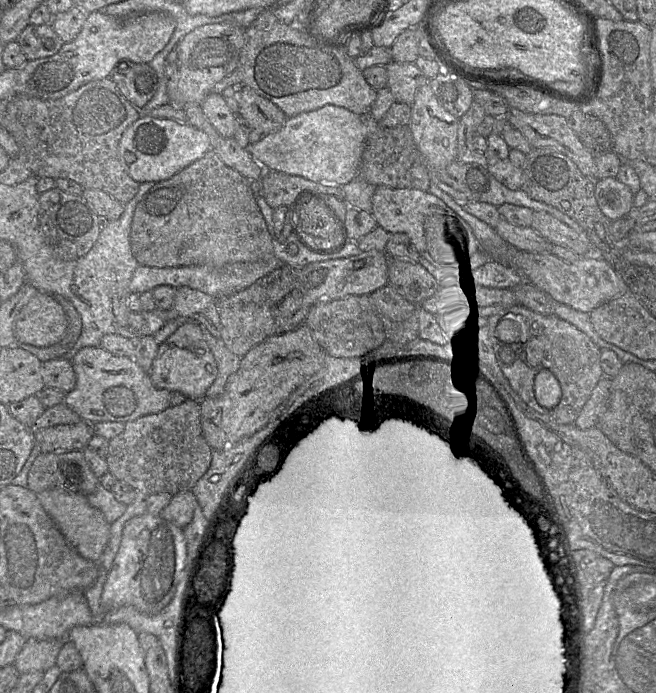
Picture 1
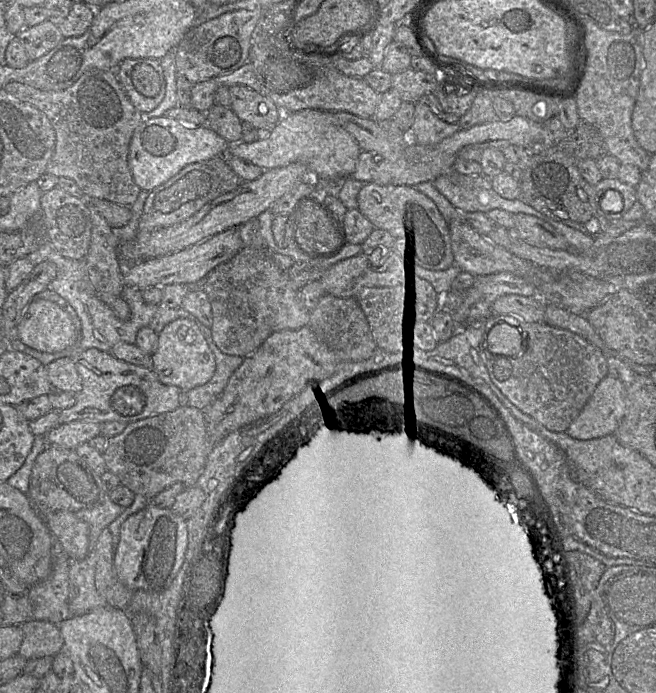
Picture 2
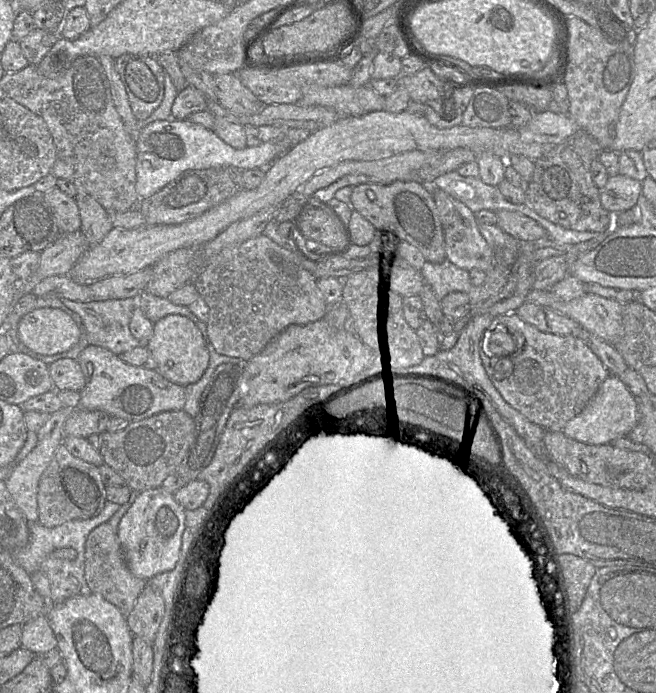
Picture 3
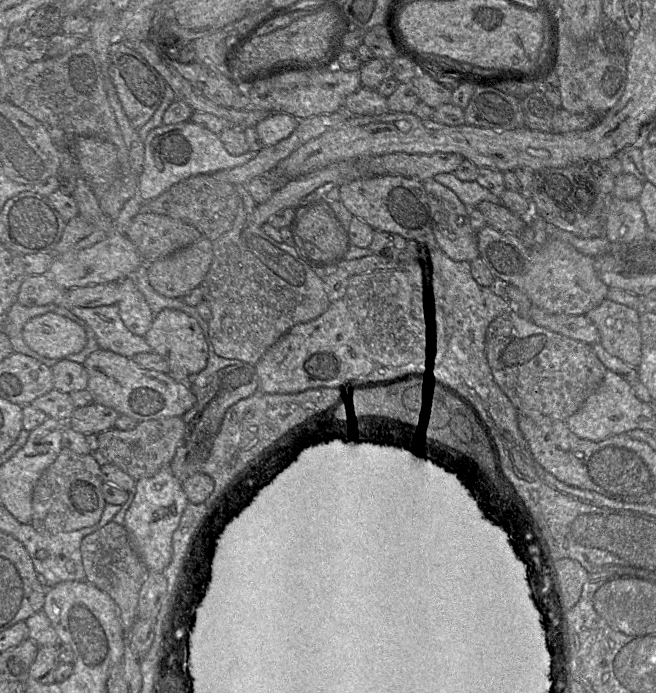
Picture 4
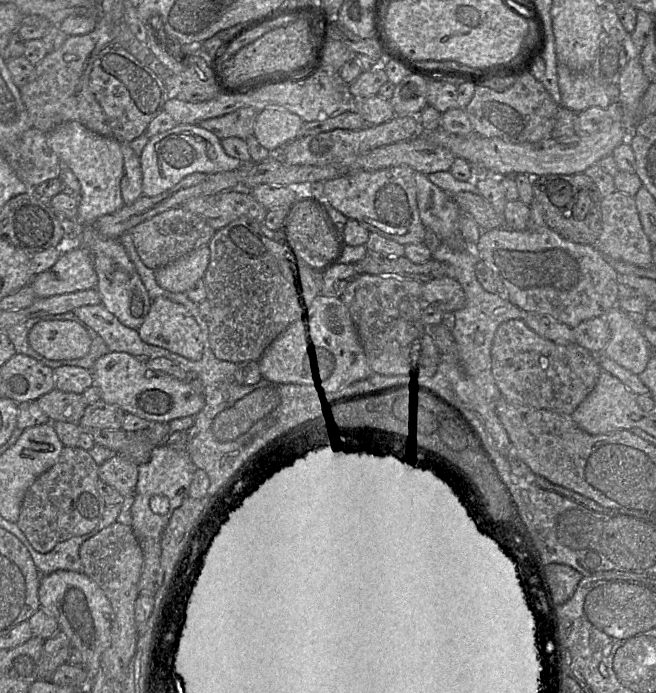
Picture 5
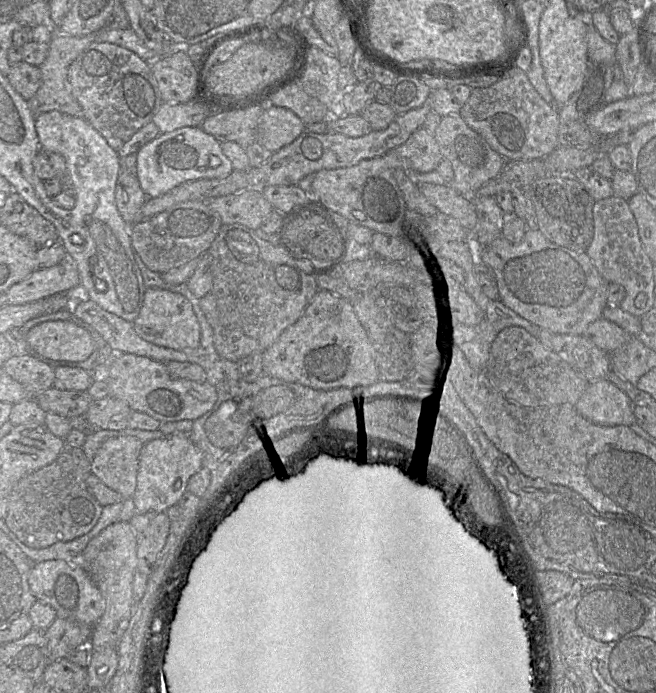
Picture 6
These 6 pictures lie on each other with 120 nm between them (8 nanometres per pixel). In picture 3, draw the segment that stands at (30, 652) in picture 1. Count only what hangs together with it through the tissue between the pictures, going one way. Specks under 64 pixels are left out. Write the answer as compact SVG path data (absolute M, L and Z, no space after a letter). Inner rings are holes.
M45 614L22 625L21 647L34 654L57 648L57 639Z

